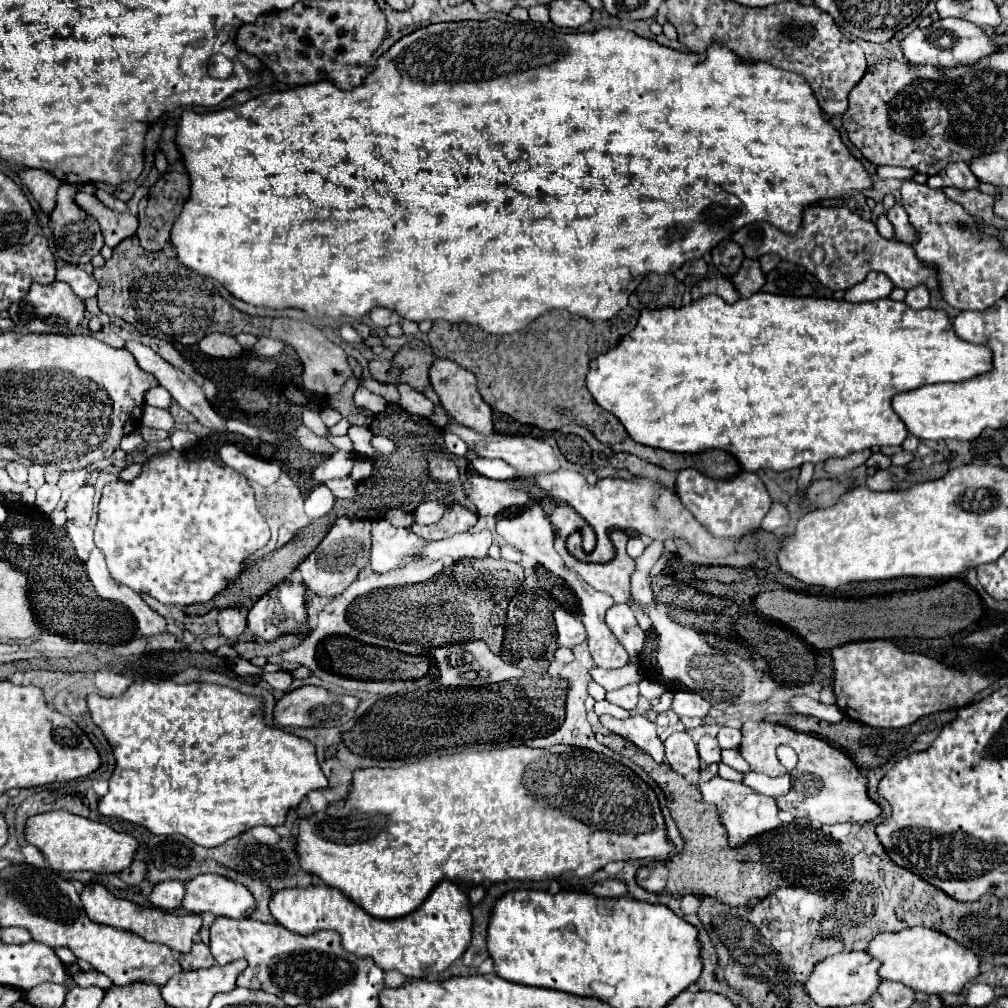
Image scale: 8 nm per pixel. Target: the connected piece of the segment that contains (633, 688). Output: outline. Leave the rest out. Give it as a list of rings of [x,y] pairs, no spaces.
[[[628,684],[628,686],[622,686],[614,692],[608,692],[606,694],[606,700],[620,706],[620,708],[626,708],[626,710],[634,710],[636,702],[638,702],[639,686],[638,684]]]

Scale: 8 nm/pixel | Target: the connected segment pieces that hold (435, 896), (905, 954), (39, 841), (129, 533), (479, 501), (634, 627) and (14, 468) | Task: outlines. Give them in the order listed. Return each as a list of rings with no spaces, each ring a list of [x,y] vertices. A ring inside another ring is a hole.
[[[450,880],[438,882],[438,886],[432,888],[428,898],[422,902],[422,906],[410,912],[410,916],[402,916],[394,920],[382,920],[382,918],[374,918],[366,914],[348,896],[338,892],[338,888],[330,888],[326,884],[280,890],[270,900],[270,912],[278,924],[302,936],[310,932],[318,932],[318,930],[336,930],[342,936],[344,950],[352,952],[358,958],[372,958],[382,970],[398,970],[406,978],[428,978],[430,972],[432,974],[444,972],[454,960],[458,960],[464,954],[472,936],[472,914],[470,914],[468,896]]]
[[[924,926],[876,934],[870,940],[866,952],[872,958],[880,960],[880,980],[902,982],[908,988],[924,994],[958,994],[964,984],[972,982],[980,974],[980,960],[974,952],[956,944],[954,940],[948,940],[948,936],[944,936],[942,932]]]
[[[64,810],[30,816],[30,820],[26,820],[24,826],[24,838],[28,844],[36,846],[44,854],[52,870],[62,872],[78,870],[90,870],[98,874],[120,872],[132,864],[134,852],[138,848],[138,842],[130,834],[120,834],[102,822],[92,822],[88,818],[80,818]]]
[[[176,450],[164,456],[152,456],[144,462],[144,470],[134,482],[116,480],[104,486],[98,502],[98,522],[94,532],[96,546],[104,552],[112,578],[134,592],[148,596],[150,592],[202,592],[202,596],[190,596],[190,600],[166,600],[166,604],[188,606],[208,602],[224,590],[228,580],[242,570],[242,564],[268,542],[268,524],[256,503],[258,488],[266,487],[212,460],[186,460]]]
[[[470,474],[468,480],[466,494],[482,516],[496,516],[510,506],[526,506],[530,502],[530,496],[522,488],[514,488],[506,480],[488,480],[476,474]]]
[[[614,604],[606,612],[606,624],[630,656],[636,656],[642,652],[644,632],[640,630],[640,626],[632,614],[632,608],[628,604]]]
[[[8,462],[6,464],[6,472],[10,474],[10,478],[14,480],[14,482],[28,482],[28,470],[26,470],[26,466],[22,466],[22,464],[16,464],[16,462]]]

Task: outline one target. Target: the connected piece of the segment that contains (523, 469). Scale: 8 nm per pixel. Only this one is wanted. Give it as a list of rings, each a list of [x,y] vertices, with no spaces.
[[[448,416],[448,424],[444,426],[444,434],[450,432],[450,434],[456,434],[458,438],[462,438],[468,446],[468,450],[472,450],[476,456],[480,458],[500,458],[504,460],[508,466],[512,466],[520,480],[528,480],[532,482],[538,474],[544,474],[544,472],[554,472],[560,468],[558,464],[558,458],[554,456],[554,450],[550,444],[542,442],[542,440],[536,440],[536,438],[530,438],[530,436],[512,436],[512,434],[490,434],[490,436],[482,436],[478,432],[474,432],[472,428],[468,426],[462,426],[458,424],[456,420],[452,420]]]

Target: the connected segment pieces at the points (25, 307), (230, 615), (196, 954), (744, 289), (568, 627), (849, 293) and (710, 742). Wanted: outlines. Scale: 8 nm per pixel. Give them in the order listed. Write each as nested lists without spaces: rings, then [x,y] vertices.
[[[54,280],[52,284],[48,286],[40,286],[40,284],[32,284],[30,292],[14,302],[10,308],[10,318],[12,322],[18,326],[20,332],[36,332],[36,334],[64,334],[64,332],[72,332],[80,326],[80,322],[84,320],[84,314],[86,314],[86,306],[84,306],[84,300],[78,298],[70,284],[66,282],[58,282]]]
[[[224,608],[218,614],[220,634],[228,640],[236,640],[246,628],[246,616],[238,608]]]
[[[196,942],[188,954],[180,956],[182,970],[200,970],[214,966],[214,958],[210,954],[210,948],[204,942]]]
[[[746,258],[746,260],[742,262],[742,268],[740,268],[734,276],[730,276],[730,280],[734,282],[734,286],[736,286],[736,290],[740,292],[740,296],[742,296],[742,298],[748,298],[748,296],[756,294],[756,292],[764,286],[766,276],[764,276],[764,272],[760,270],[760,262],[758,262],[758,260]]]
[[[558,608],[554,610],[554,622],[558,630],[558,644],[564,648],[574,648],[576,644],[582,644],[586,640],[586,630],[584,624],[574,616],[572,612]]]
[[[872,272],[870,276],[866,276],[866,280],[848,288],[844,294],[844,300],[848,300],[848,302],[872,302],[872,300],[886,298],[892,292],[892,288],[894,286],[890,284],[890,280],[886,280],[886,276]]]
[[[704,736],[698,742],[698,752],[700,752],[700,760],[704,764],[716,764],[716,762],[720,762],[720,746],[718,746],[716,738],[712,738],[712,736]]]

